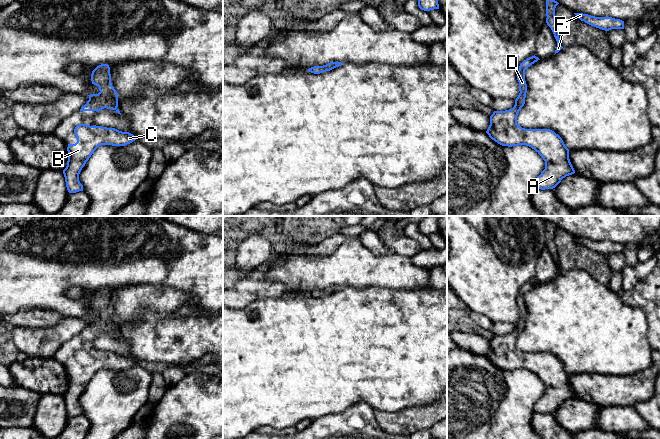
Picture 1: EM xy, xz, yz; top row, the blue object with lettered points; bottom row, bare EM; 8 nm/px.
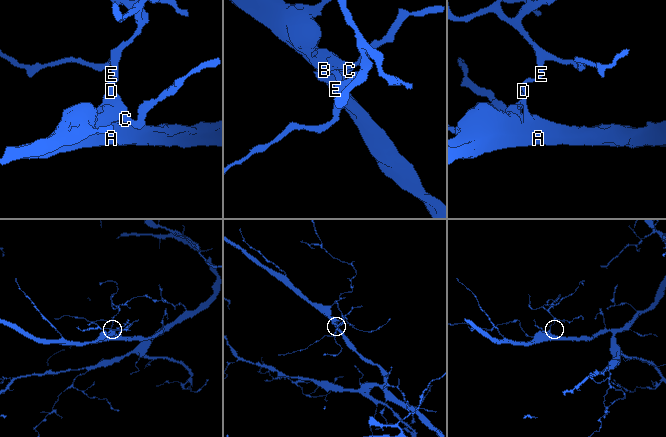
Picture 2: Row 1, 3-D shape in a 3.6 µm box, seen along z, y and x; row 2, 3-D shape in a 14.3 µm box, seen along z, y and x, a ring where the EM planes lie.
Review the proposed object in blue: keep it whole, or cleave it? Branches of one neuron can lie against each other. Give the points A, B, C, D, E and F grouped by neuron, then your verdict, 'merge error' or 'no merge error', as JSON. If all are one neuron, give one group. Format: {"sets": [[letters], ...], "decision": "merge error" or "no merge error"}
{"sets": [["A", "B", "C", "D", "E", "F"]], "decision": "no merge error"}

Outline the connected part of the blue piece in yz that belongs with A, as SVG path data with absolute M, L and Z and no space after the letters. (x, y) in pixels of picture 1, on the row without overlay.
M535 279L524 284L517 296L519 319L513 332L494 335L486 355L489 361L502 370L526 369L534 373L545 385L545 393L535 404L535 413L553 413L563 402L575 397L569 383L569 373L562 362L550 353L525 353L517 348L517 340L525 328L527 308L525 294L540 284Z

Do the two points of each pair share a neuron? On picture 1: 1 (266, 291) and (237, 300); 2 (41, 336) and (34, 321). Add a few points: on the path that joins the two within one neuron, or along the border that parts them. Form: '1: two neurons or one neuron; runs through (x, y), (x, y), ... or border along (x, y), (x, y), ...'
1: one neuron; runs through (259, 291), (246, 291), (244, 293)
2: two neurons; border along (60, 321), (47, 327), (13, 327)

